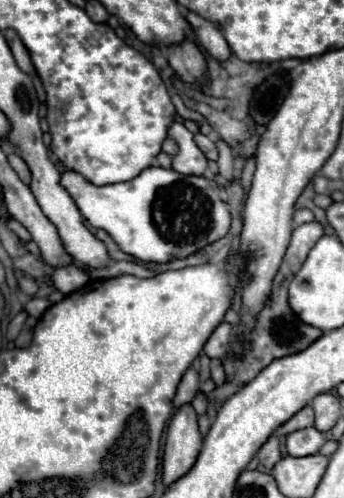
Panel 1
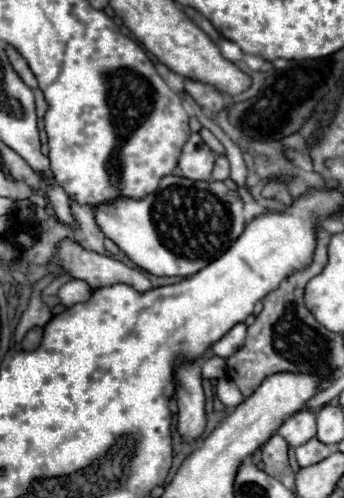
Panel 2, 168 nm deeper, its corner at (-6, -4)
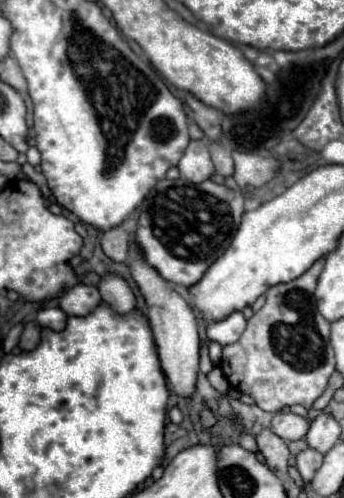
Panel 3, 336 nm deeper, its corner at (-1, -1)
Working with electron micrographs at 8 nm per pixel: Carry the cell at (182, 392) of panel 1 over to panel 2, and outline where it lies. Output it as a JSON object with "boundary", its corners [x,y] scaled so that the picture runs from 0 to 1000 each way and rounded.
{"boundary":[[[616,717],[587,729],[587,753],[593,757],[651,757],[657,753],[657,721]]]}

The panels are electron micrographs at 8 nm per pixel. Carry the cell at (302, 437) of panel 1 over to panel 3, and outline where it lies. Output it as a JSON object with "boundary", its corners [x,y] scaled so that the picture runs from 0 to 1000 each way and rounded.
{"boundary":[[[887,900],[887,904],[875,904],[863,912],[863,944],[875,948],[875,956],[881,956],[887,968],[904,964],[910,948],[933,936],[933,928],[939,928],[939,912],[927,912],[922,904]]]}

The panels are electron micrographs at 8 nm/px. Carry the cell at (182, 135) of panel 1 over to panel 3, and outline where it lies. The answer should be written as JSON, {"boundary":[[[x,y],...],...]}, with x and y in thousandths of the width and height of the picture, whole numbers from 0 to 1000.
{"boundary":[[[555,281],[532,317],[520,321],[515,337],[526,345],[526,357],[538,357],[561,369],[602,361],[625,345],[625,337],[619,337],[596,281]]]}

